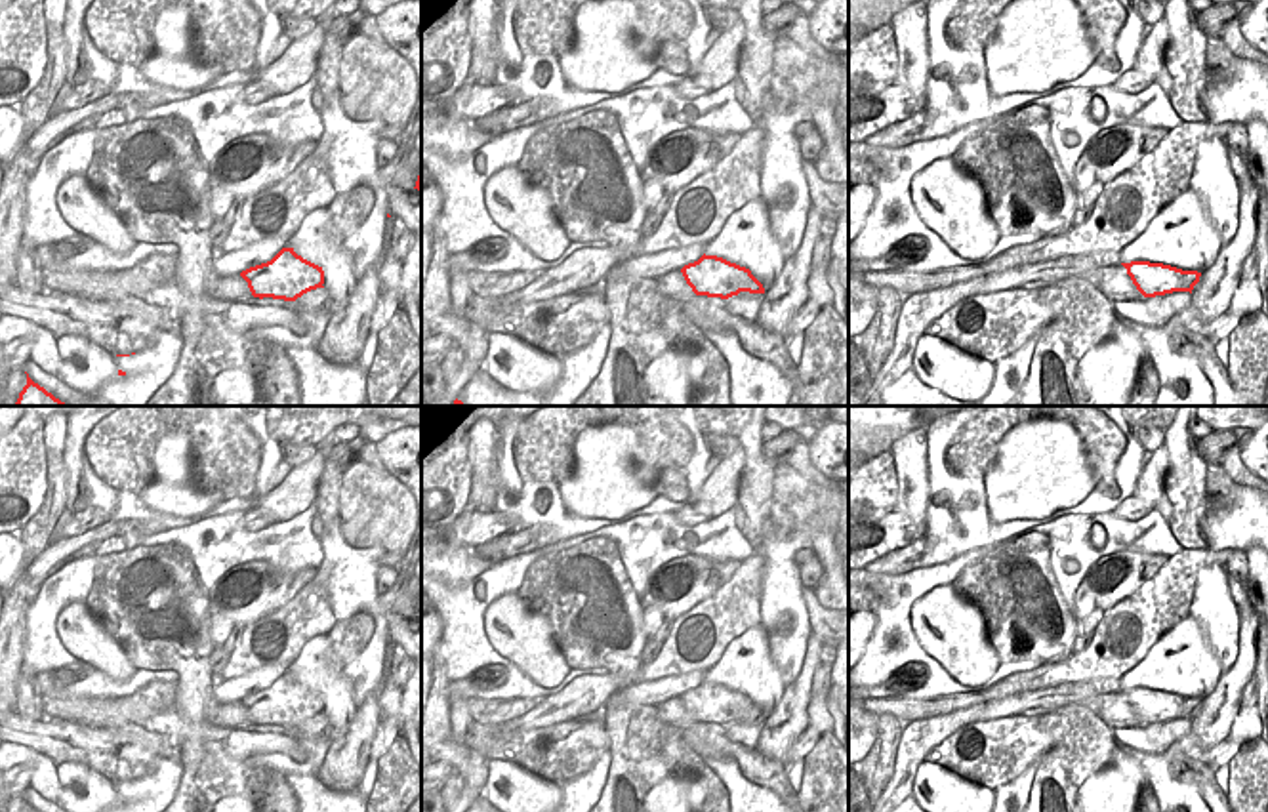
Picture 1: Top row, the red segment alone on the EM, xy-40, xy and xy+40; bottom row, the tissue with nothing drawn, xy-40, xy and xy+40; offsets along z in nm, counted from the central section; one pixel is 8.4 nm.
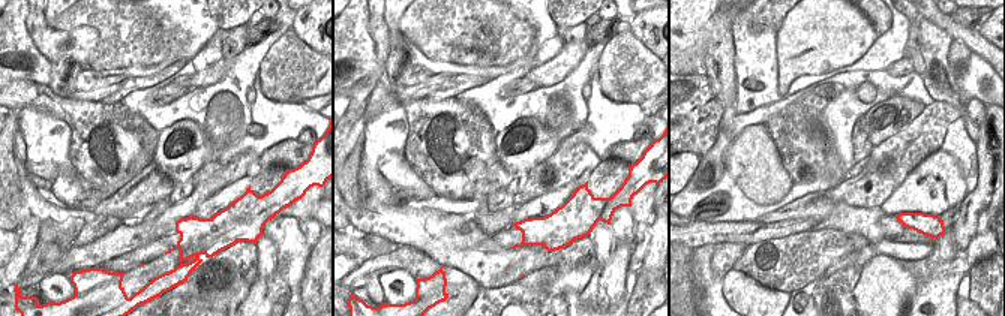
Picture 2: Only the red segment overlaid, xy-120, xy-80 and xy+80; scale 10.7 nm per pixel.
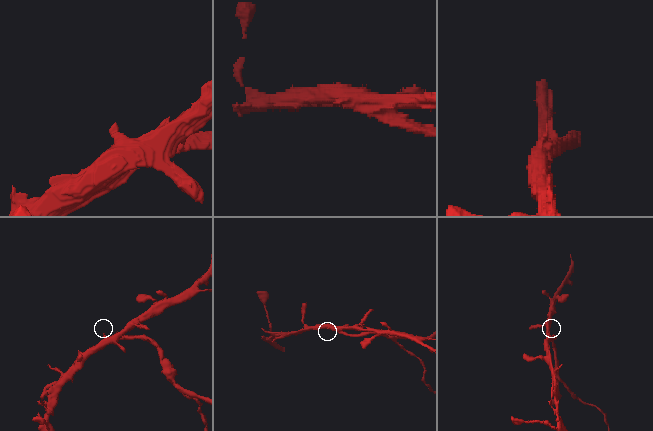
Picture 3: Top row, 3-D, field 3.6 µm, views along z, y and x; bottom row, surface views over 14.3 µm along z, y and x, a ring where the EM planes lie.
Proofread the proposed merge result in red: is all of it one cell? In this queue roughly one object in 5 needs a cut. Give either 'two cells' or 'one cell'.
two cells

